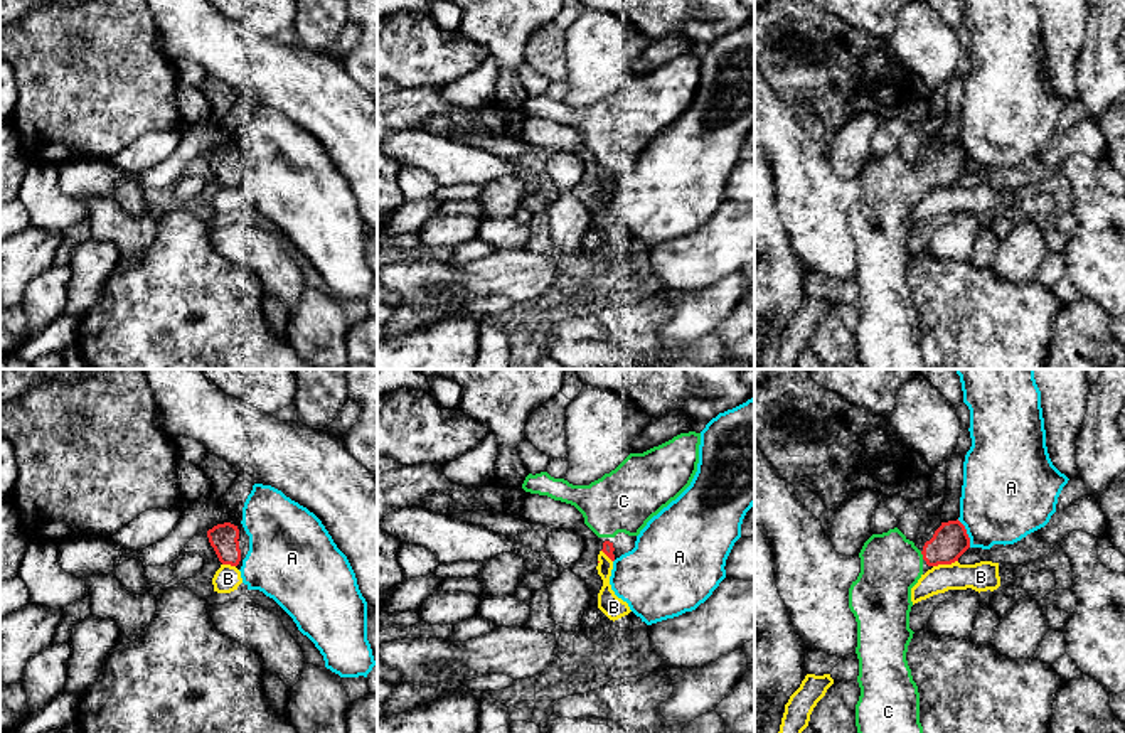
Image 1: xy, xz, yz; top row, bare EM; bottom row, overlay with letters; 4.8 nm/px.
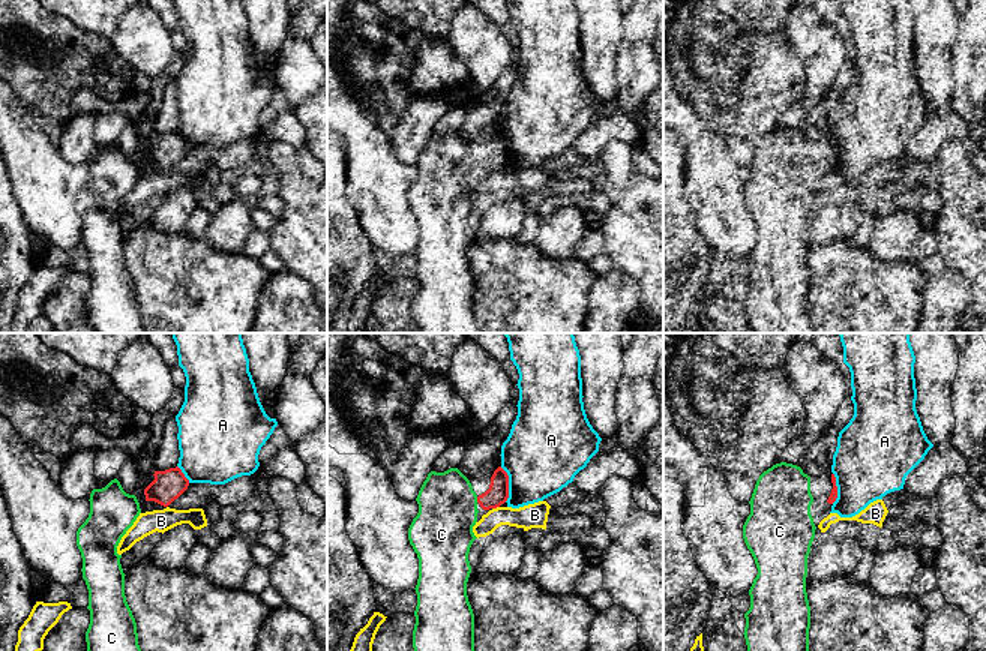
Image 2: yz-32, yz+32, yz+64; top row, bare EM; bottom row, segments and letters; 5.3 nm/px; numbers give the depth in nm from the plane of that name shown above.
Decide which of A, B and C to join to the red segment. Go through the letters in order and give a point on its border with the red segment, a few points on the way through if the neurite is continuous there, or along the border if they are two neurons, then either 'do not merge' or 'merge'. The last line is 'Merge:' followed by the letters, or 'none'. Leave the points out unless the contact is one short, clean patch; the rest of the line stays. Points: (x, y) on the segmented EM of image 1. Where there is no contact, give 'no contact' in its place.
A: yz (965, 533) | do not merge
B: yz (945, 563) | do not merge
C: yz (922, 553) | merge
Merge: C

